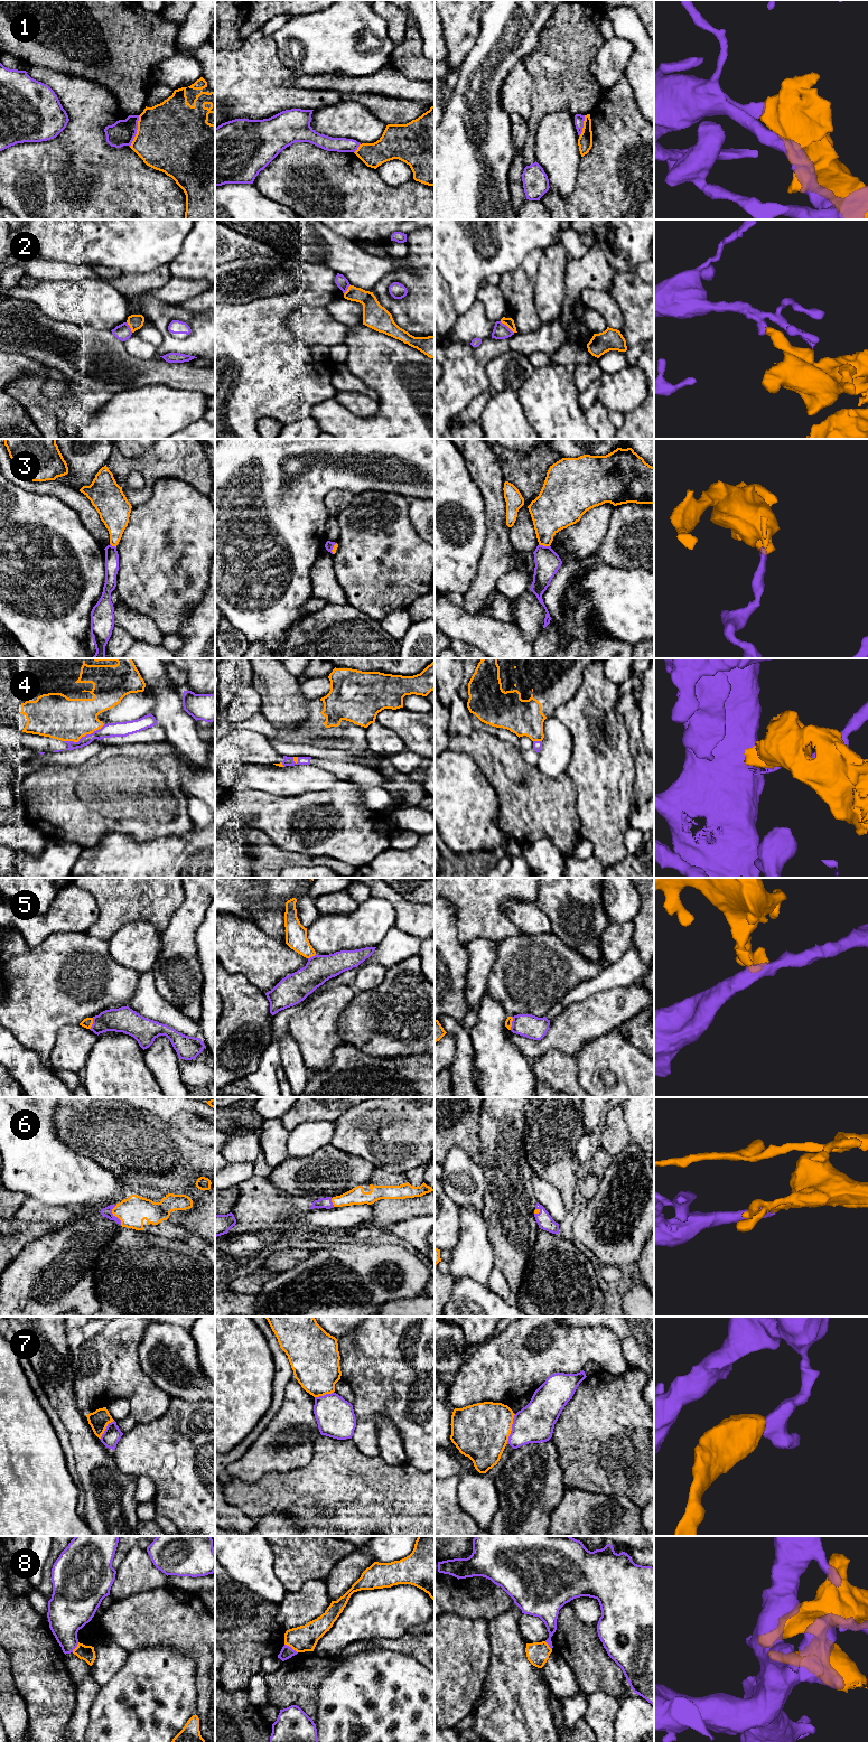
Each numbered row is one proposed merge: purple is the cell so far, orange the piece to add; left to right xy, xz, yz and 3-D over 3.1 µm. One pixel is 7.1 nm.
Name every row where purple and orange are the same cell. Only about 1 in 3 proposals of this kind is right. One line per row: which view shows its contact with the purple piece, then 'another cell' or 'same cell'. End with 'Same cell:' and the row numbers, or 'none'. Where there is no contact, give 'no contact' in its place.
1: contact in xy; another cell
2: contact in yz; another cell
3: contact in yz; another cell
4: contact in xy; another cell
5: contact in yz; another cell
6: contact in xy; same cell
7: contact in yz; another cell
8: contact in xz; another cell
Same cell: 6

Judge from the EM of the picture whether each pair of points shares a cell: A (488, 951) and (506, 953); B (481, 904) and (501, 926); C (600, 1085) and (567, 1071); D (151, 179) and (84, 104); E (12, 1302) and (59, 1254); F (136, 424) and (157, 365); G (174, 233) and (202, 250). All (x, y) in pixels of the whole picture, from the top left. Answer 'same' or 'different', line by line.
A: different
B: same
C: different
D: same
E: same
F: different
G: different

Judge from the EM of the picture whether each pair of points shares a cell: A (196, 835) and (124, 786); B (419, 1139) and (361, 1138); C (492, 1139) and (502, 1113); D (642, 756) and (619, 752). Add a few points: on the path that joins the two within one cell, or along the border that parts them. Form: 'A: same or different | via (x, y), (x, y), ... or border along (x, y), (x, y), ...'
A: different | border along (194, 824), (183, 834), (166, 835), (164, 837)
B: same | via (404, 1139), (383, 1139), (380, 1142), (375, 1138)
C: same | via (498, 1132), (502, 1120)
D: different | border along (630, 746), (635, 769), (635, 780)

